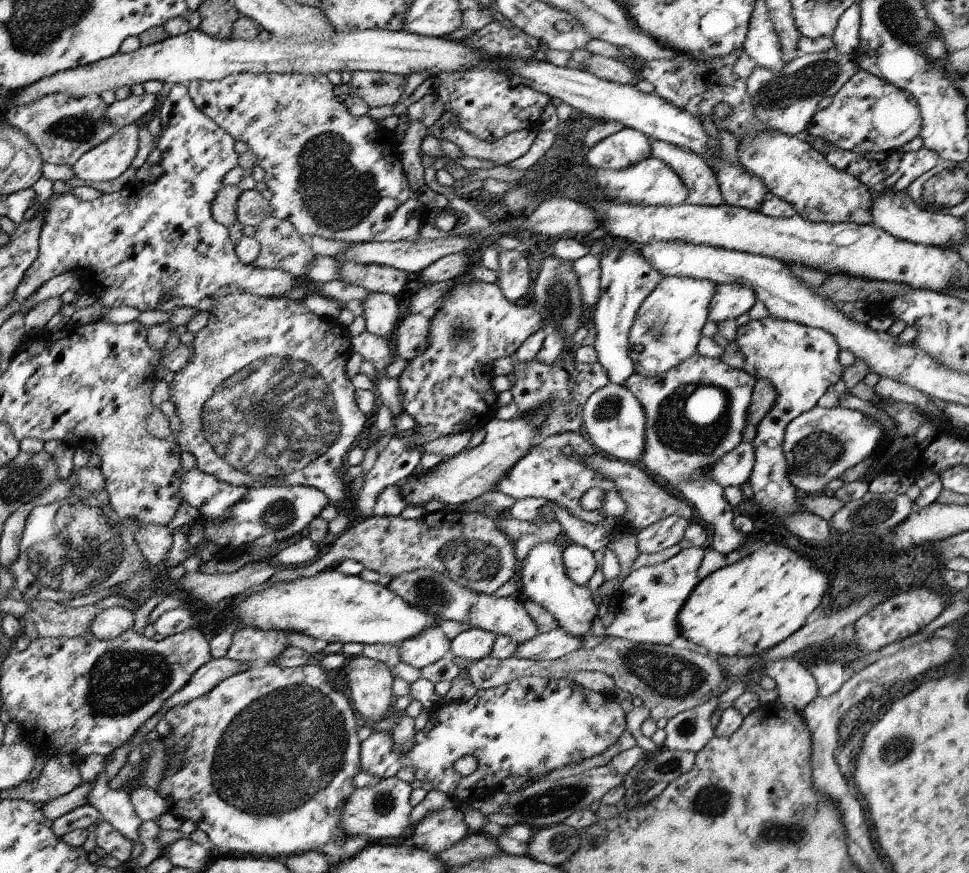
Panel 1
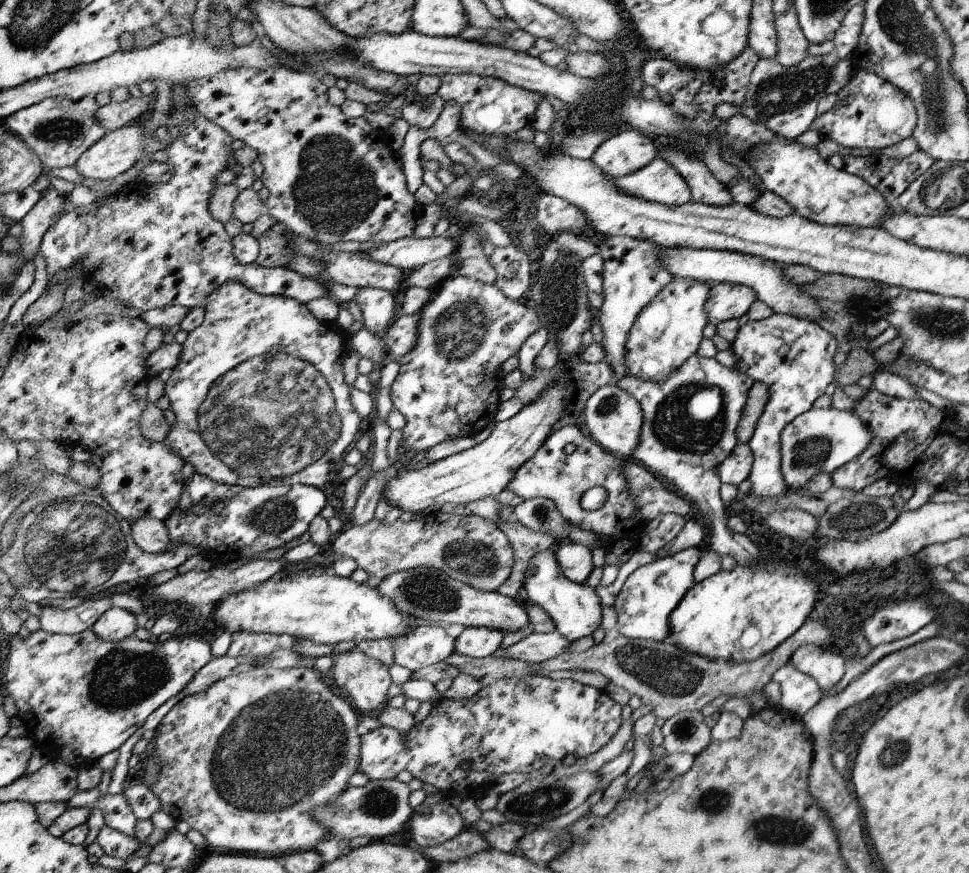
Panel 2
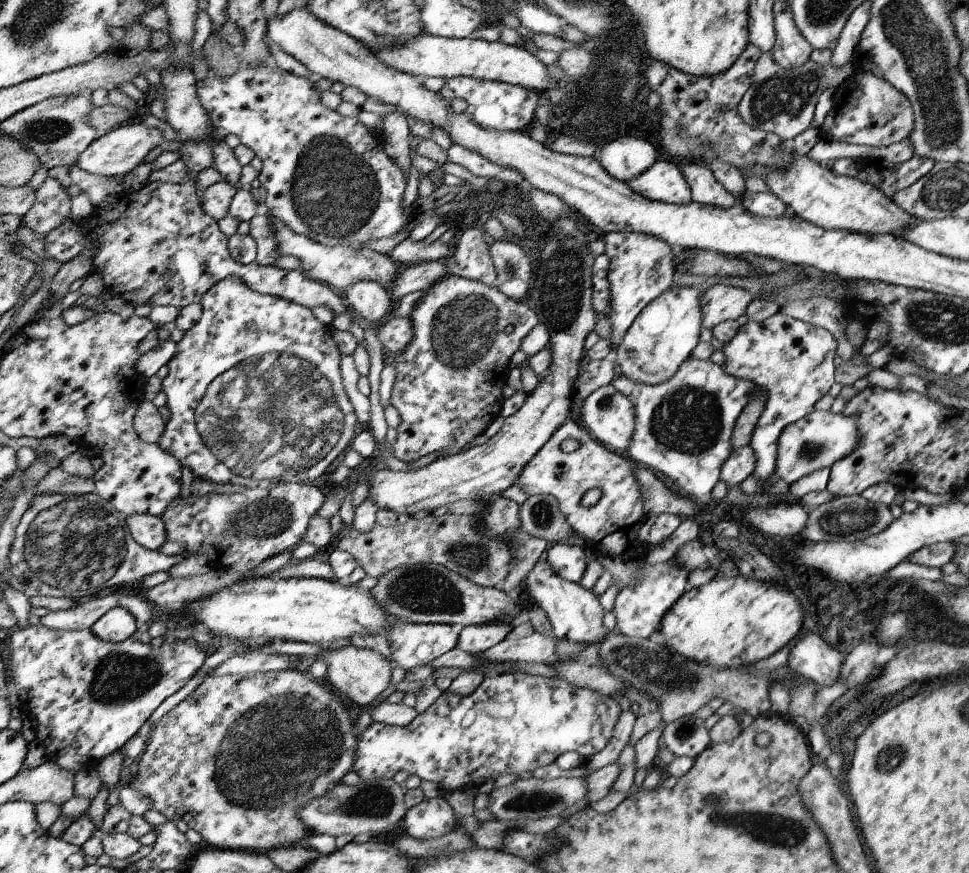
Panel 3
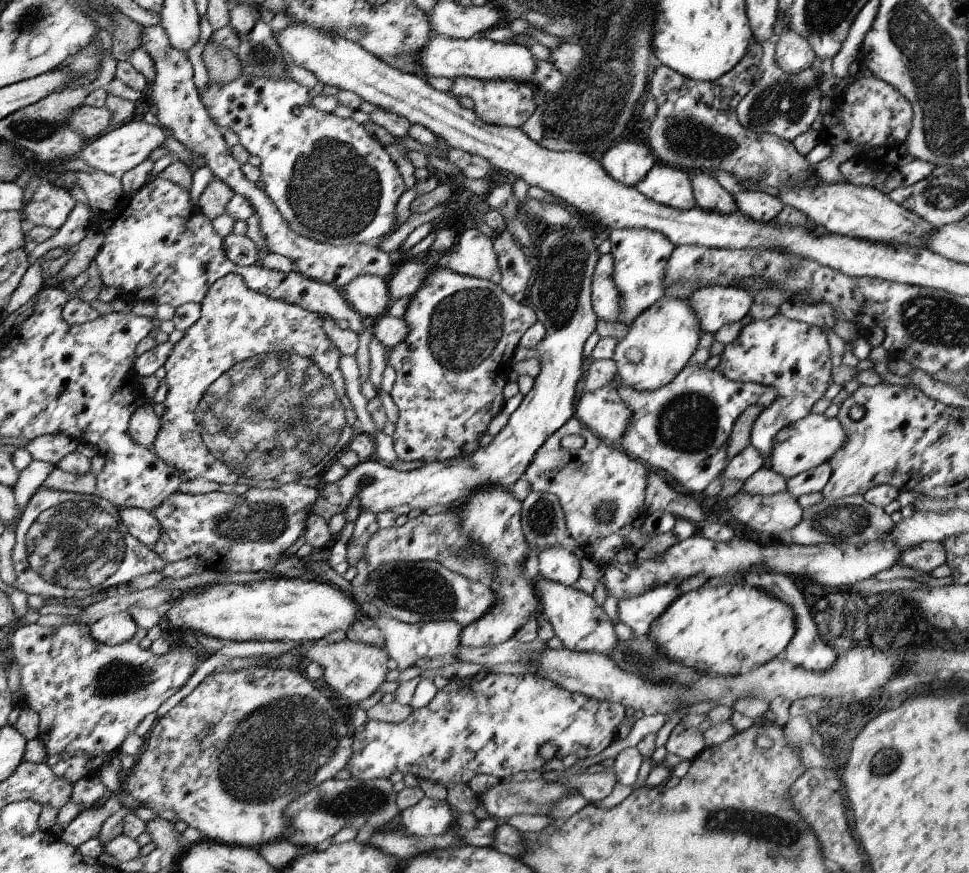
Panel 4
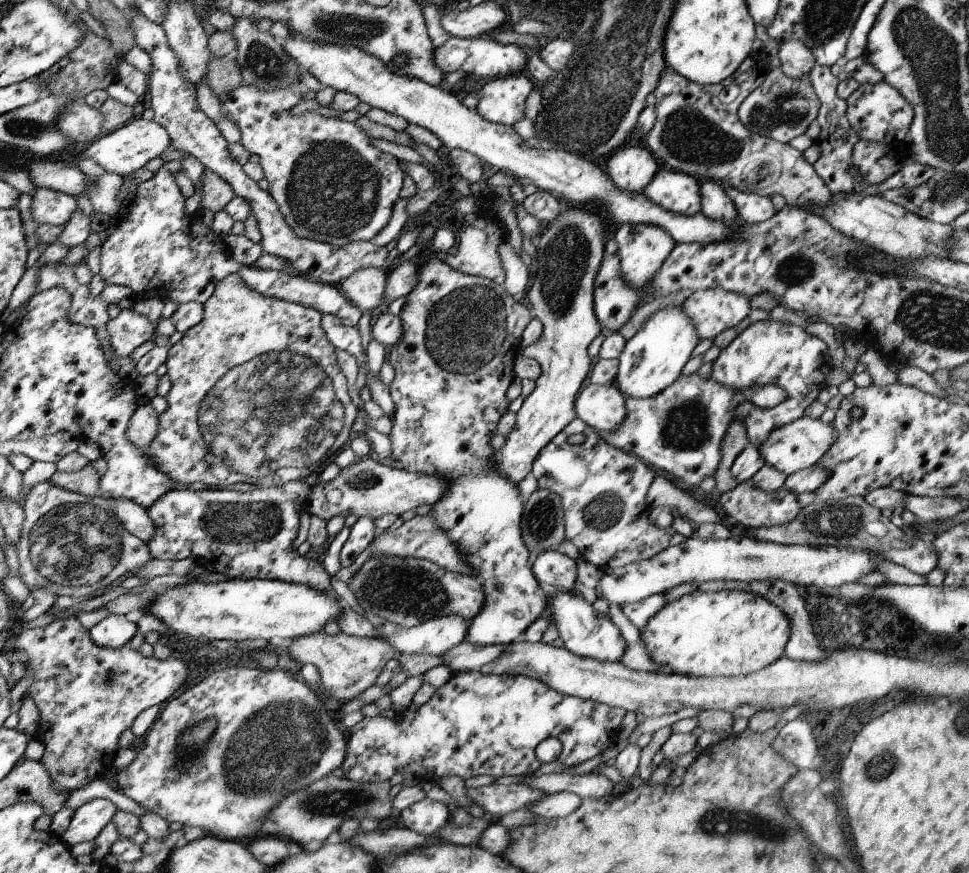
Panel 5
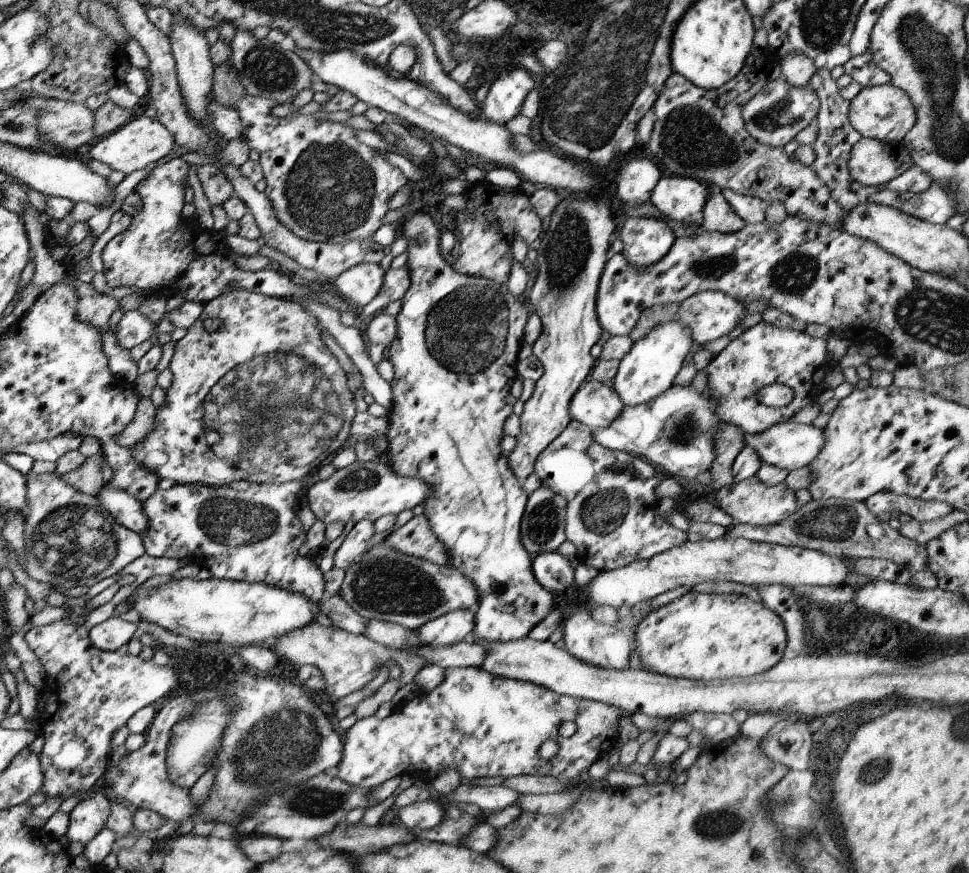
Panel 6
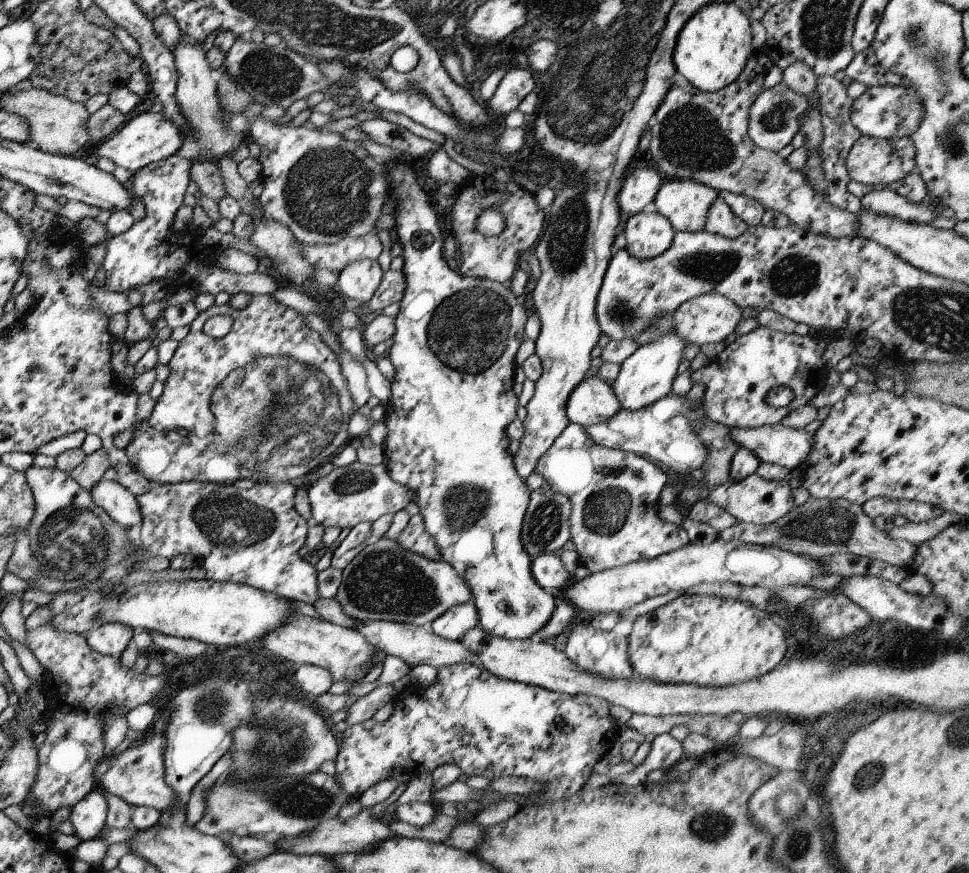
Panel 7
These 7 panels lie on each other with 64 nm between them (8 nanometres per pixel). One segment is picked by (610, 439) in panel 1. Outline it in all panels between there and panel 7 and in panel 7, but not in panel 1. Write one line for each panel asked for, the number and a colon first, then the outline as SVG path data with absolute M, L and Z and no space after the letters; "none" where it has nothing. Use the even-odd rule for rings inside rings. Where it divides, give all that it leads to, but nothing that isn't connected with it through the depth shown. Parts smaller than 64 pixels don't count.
2: M609 384L603 386L599 390L595 390L585 406L583 406L583 414L581 414L581 428L583 432L597 442L597 446L601 446L603 452L613 454L619 460L631 460L637 444L639 444L639 432L643 426L643 416L641 416L641 406L639 402L625 390L621 390L617 384Z
3: M613 384L597 388L593 394L589 394L583 400L579 424L587 430L587 434L597 444L605 446L613 454L619 454L619 456L625 456L627 454L627 448L629 448L631 440L633 440L631 436L633 436L633 430L635 430L635 422L637 422L635 406L631 404L631 400L625 394L621 394L619 390L615 390Z
4: M609 384L583 394L575 406L575 418L597 440L611 448L621 448L621 436L627 430L631 410L617 396L613 384Z
5: M585 384L573 404L575 418L593 428L597 434L615 434L625 420L625 400L623 394L609 386Z
6: M587 380L575 392L569 404L571 420L585 424L591 430L609 428L619 416L625 404L611 384L599 384L595 380Z
7: M597 376L585 378L581 384L577 384L577 388L569 394L567 400L569 422L579 424L583 428L607 422L619 410L621 404L613 388Z

